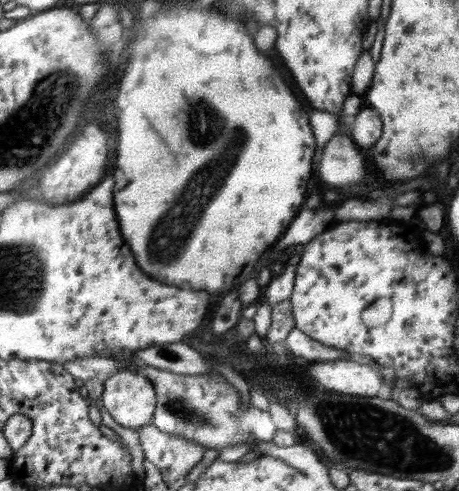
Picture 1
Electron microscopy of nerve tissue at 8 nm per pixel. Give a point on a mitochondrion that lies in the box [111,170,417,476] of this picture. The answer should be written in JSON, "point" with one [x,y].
{"point":[177,405]}

